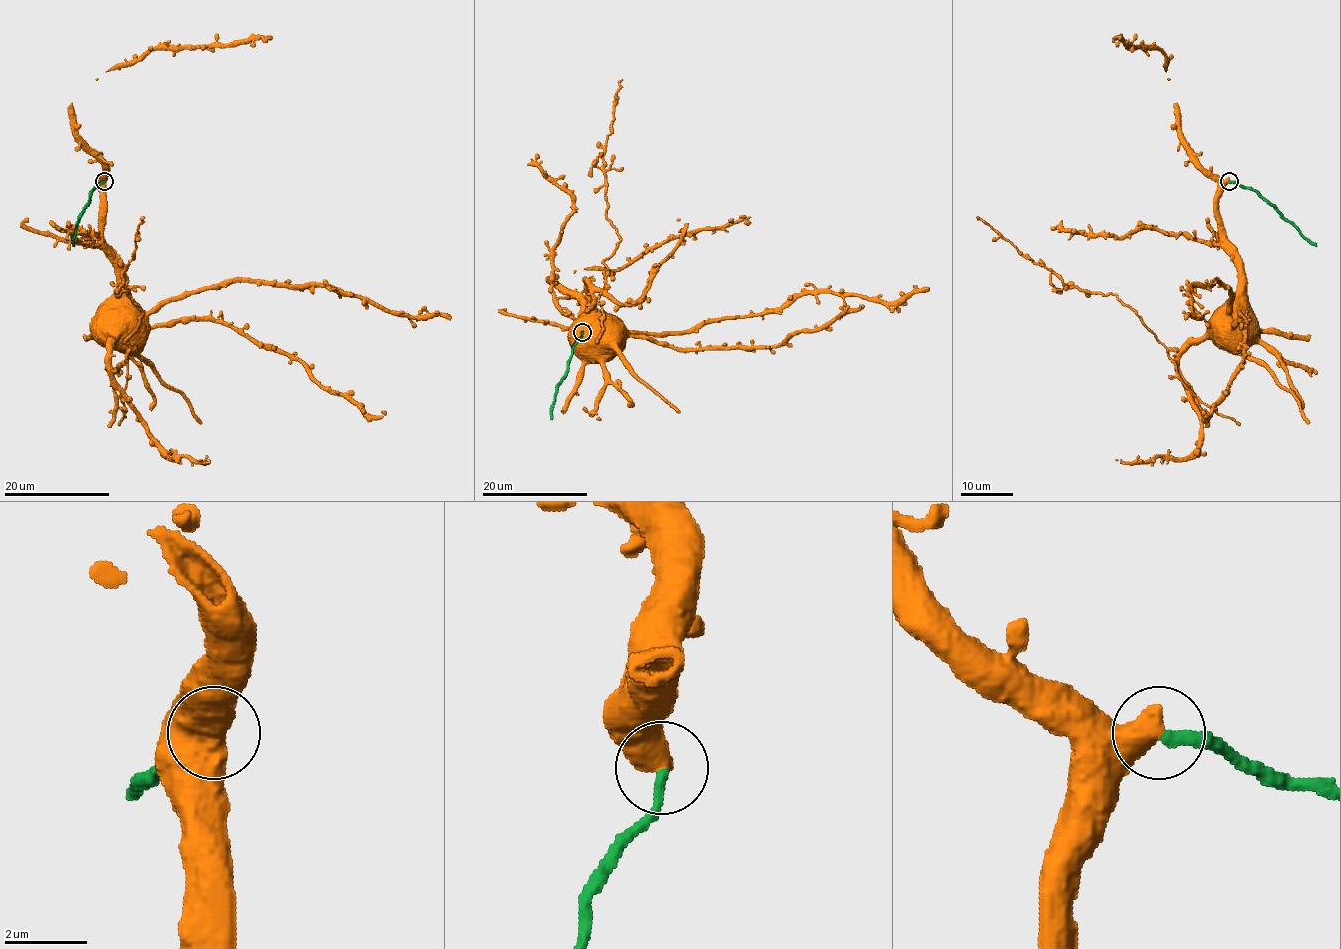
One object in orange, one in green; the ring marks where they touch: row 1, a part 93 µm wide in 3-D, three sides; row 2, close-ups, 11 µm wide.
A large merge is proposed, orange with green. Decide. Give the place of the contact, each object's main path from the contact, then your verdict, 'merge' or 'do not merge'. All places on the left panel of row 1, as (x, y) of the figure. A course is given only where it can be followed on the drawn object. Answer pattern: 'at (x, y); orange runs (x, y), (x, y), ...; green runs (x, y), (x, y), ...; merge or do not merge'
at (104, 181); orange runs (104, 181), (103, 245), (115, 259), (121, 290), (128, 299), (134, 328), (129, 332); green runs (104, 181), (91, 192), (90, 203), (79, 217), (73, 246); do not merge

